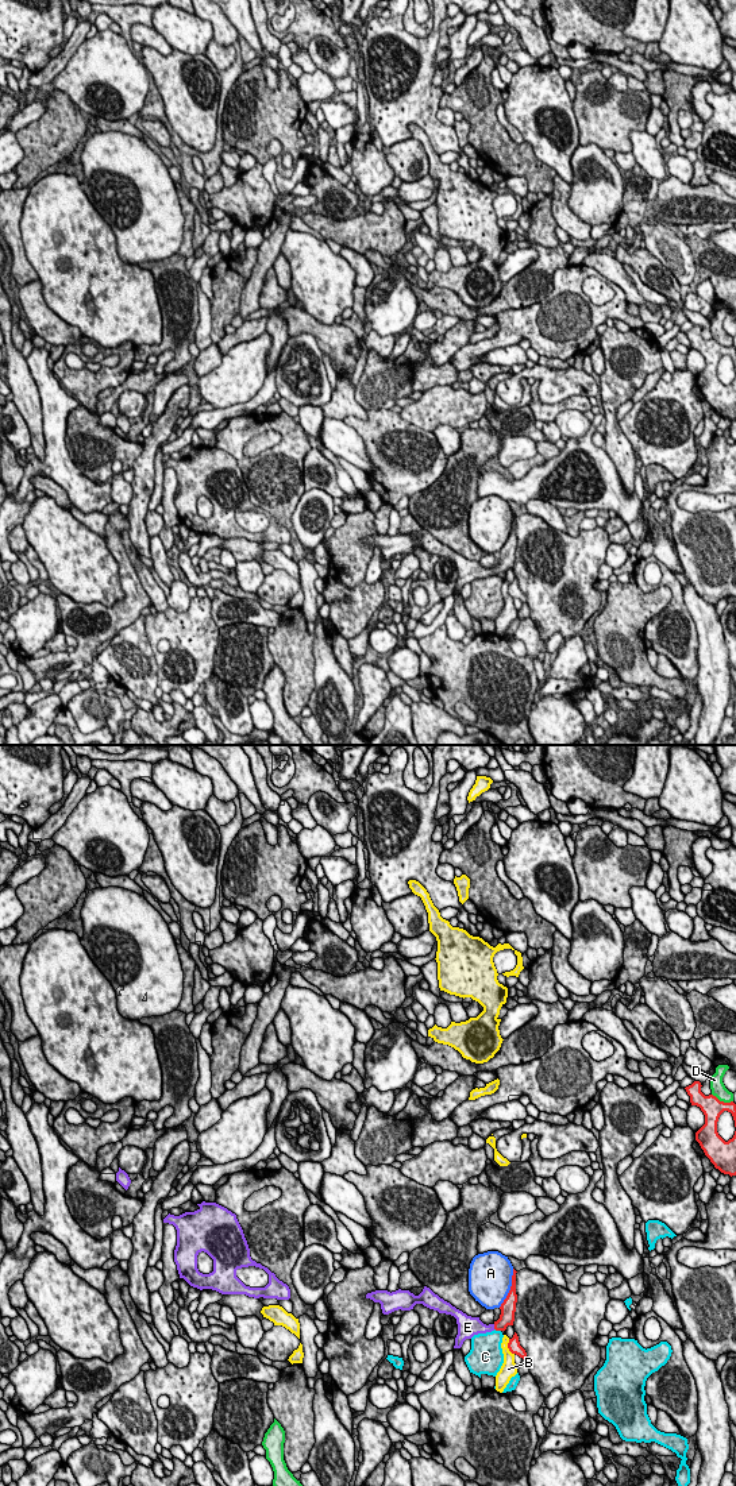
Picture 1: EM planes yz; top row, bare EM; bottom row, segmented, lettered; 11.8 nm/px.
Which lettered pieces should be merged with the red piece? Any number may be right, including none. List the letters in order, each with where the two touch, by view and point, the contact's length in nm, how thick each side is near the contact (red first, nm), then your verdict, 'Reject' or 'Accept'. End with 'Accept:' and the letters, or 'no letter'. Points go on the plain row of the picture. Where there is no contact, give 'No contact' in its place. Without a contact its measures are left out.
A: Touches red at yz (511, 532). Shared border 500 nm. Thickness 190 nm (red) against 480 nm. Reject
B: Touches red at yz (508, 591). Shared border 200 nm. Thickness 140 nm (red) against 170 nm. Reject
C: Touches red at yz (497, 574). Shared border 90 nm. Thickness 190 nm (red) against 360 nm. Reject
D: Touches red at yz (723, 346). Shared border 280 nm. Thickness 240 nm (red) against 170 nm. Reject
E: Touches red at yz (494, 571). Shared border 70 nm. Thickness 190 nm (red) against 200 nm. Accept
Accept: E

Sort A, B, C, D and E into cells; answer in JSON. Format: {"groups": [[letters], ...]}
{"groups": [["A"], ["B"], ["C"], ["D"], ["E"]]}

